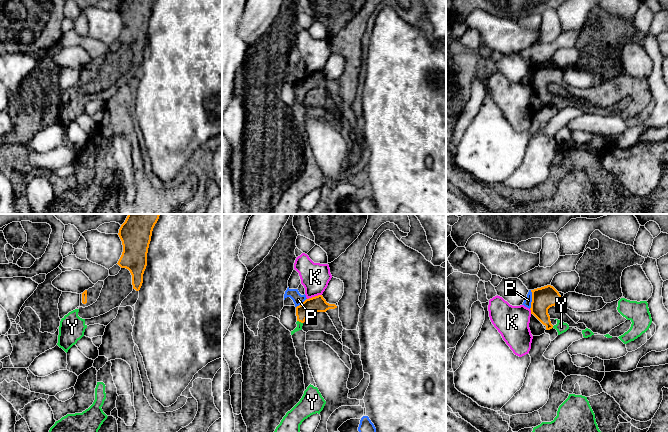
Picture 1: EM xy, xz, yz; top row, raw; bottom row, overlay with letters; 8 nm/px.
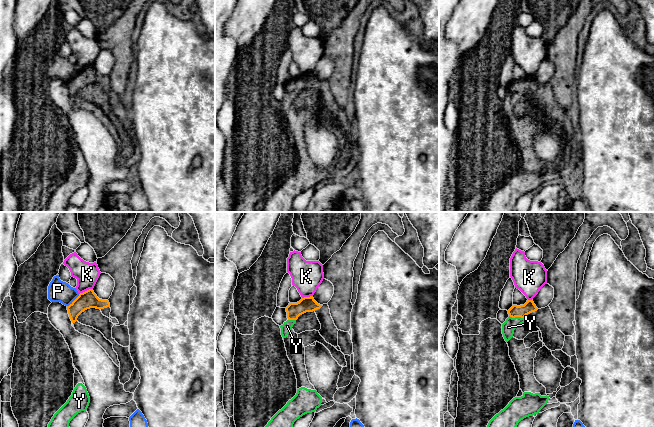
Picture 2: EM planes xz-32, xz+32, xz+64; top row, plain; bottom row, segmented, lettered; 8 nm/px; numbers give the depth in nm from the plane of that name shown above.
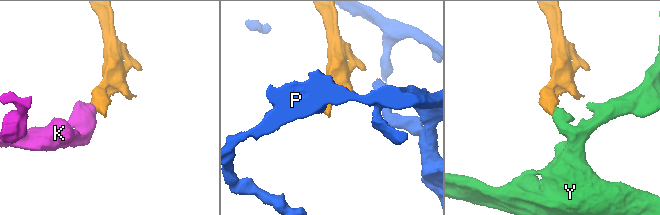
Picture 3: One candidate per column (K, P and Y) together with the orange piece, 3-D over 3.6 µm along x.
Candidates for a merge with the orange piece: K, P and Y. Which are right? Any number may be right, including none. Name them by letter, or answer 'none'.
Y

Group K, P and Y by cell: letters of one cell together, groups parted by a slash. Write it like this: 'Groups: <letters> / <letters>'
Groups: K / P / Y

